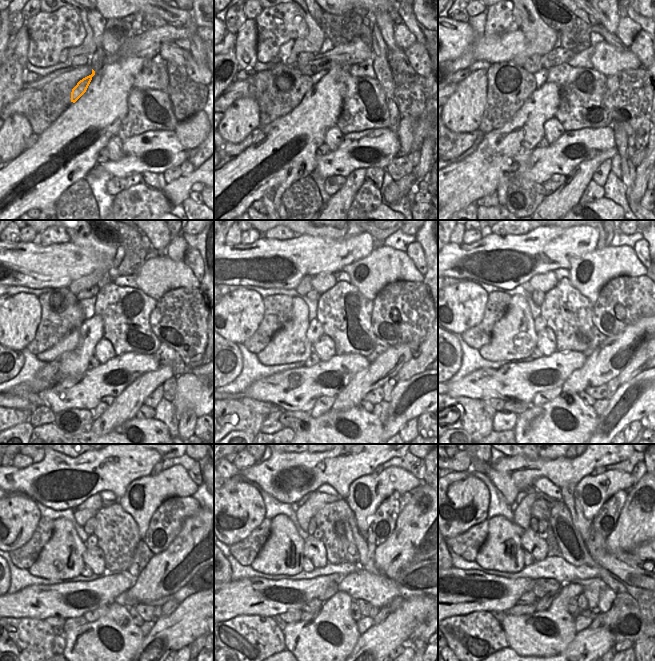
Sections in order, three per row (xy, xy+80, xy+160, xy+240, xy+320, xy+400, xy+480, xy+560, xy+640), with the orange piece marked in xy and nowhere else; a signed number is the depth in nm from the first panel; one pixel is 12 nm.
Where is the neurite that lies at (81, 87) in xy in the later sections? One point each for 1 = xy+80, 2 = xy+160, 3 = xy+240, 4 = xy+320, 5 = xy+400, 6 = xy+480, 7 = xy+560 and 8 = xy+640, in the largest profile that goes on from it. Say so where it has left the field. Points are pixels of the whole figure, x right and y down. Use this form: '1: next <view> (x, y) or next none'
1: next xy+80 (303, 83)
2: next xy+160 (506, 70)
3: next xy+240 (62, 295)
4: next xy+320 (270, 321)
5: next xy+400 (497, 302)
6: next xy+480 (24, 557)
7: next xy+560 (245, 551)
8: next xy+640 (467, 544)

